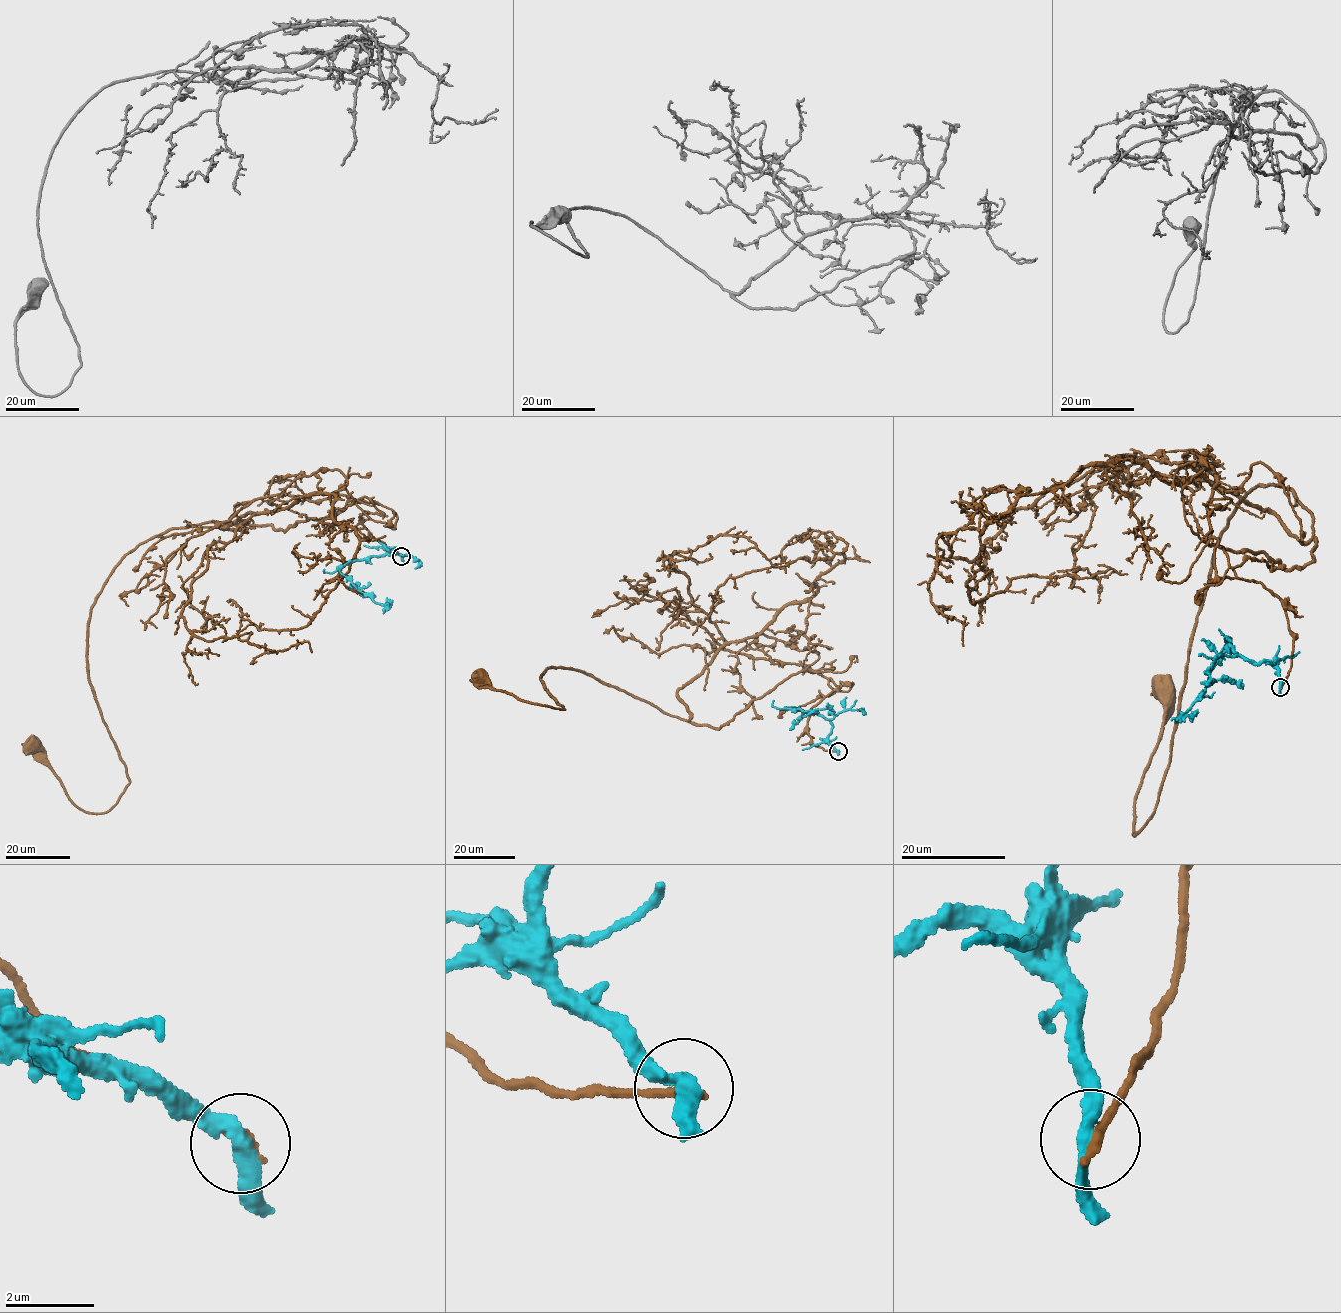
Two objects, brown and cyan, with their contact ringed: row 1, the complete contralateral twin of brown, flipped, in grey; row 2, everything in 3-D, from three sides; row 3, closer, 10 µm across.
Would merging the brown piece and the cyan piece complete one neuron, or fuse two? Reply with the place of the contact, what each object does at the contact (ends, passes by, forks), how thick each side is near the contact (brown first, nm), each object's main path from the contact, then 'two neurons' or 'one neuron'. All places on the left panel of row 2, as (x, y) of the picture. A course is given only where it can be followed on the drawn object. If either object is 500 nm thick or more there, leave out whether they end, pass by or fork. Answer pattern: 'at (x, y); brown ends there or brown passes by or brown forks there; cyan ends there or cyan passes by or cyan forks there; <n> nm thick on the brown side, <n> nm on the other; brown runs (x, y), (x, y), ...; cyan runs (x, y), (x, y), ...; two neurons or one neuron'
at (401, 556); brown ends there; cyan passes by; 260 nm thick on the brown side, 320 nm on the other; brown runs (401, 555), (364, 497), (140, 543), (88, 622), (129, 783), (83, 811), (32, 742); cyan runs (401, 555), (388, 550), (389, 554), (348, 561), (340, 570), (376, 603), (386, 604), (390, 599); two neurons

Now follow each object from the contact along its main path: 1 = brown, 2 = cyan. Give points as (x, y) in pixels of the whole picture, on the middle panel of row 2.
1: (837, 750), (808, 731), (836, 688), (816, 672), (718, 729), (576, 669), (540, 677), (564, 710), (481, 678)
2: (837, 750), (828, 739), (832, 724), (828, 719), (793, 707), (787, 709), (829, 709), (832, 714)

